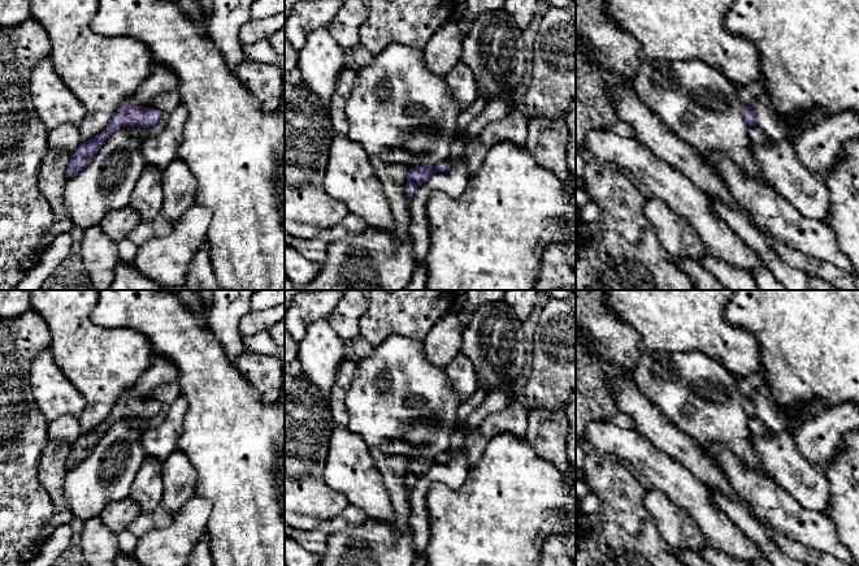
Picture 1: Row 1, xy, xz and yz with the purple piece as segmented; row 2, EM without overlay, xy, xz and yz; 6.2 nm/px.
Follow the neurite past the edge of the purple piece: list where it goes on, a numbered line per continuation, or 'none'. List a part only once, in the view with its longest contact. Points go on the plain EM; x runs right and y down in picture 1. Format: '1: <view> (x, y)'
1: xy (161, 370)

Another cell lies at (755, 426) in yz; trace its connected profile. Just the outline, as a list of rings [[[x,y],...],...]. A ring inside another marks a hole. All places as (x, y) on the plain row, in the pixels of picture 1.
[[[758,416],[749,418],[749,429],[752,436],[767,436],[772,432]]]

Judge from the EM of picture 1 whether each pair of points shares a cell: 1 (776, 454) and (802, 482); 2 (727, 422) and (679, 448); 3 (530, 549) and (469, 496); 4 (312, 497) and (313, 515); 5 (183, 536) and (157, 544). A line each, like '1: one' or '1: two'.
1: one
2: two
3: one
4: one
5: one

